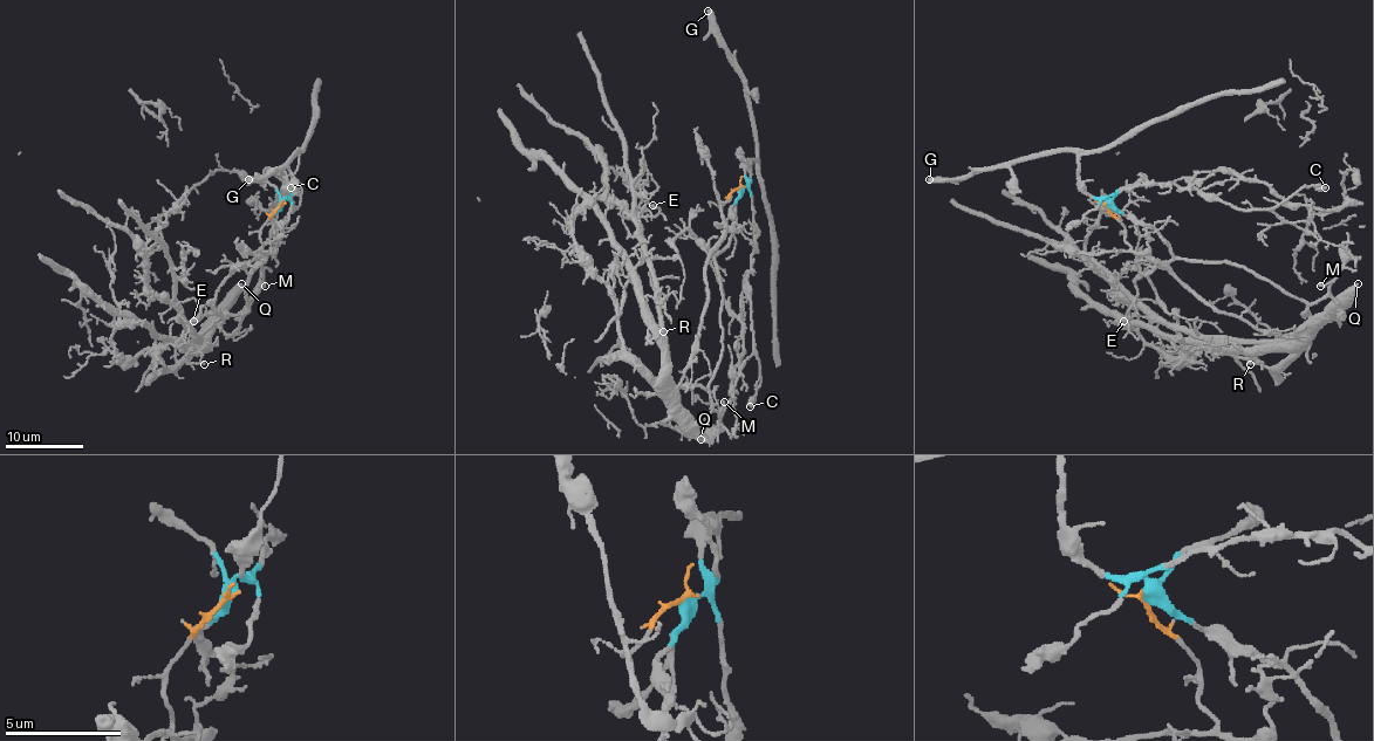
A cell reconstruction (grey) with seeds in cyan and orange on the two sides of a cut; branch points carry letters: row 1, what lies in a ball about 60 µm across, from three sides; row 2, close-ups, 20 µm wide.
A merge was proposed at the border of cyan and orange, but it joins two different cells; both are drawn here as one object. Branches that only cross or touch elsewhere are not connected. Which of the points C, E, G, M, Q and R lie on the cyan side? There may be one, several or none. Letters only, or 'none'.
C, G, M

